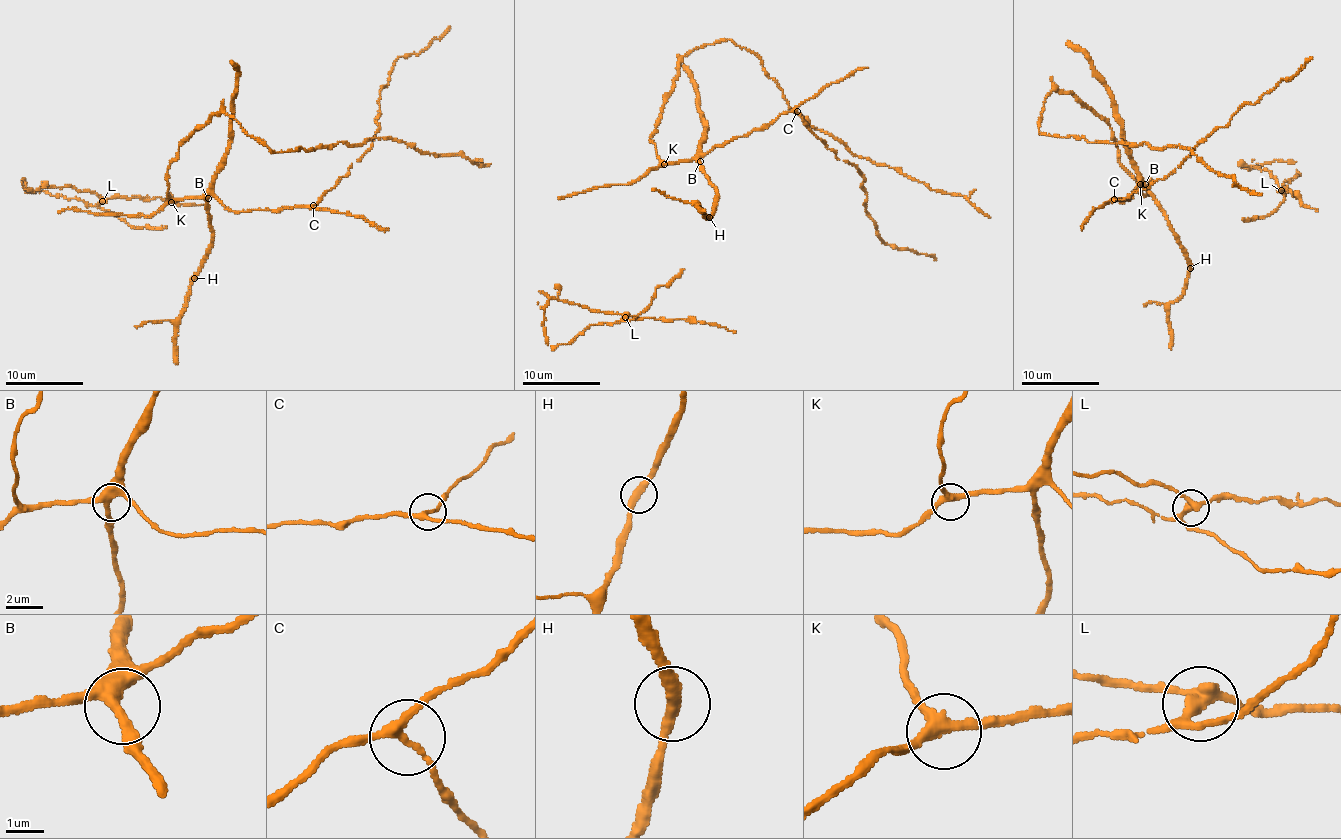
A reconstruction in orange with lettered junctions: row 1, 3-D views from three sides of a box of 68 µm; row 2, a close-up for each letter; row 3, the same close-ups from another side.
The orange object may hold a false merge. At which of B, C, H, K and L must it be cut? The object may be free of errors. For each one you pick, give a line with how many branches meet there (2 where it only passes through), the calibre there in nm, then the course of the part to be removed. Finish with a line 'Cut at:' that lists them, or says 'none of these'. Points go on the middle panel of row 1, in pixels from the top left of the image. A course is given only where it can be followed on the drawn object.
L: branches 4; calibre 280 nm; course (624, 316), (626, 321), (651, 303), (657, 287), (669, 285), (684, 269)
Cut at: L

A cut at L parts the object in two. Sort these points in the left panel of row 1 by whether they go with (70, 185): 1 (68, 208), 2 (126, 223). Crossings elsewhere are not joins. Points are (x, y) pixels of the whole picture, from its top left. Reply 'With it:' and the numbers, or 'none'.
With it: 1

